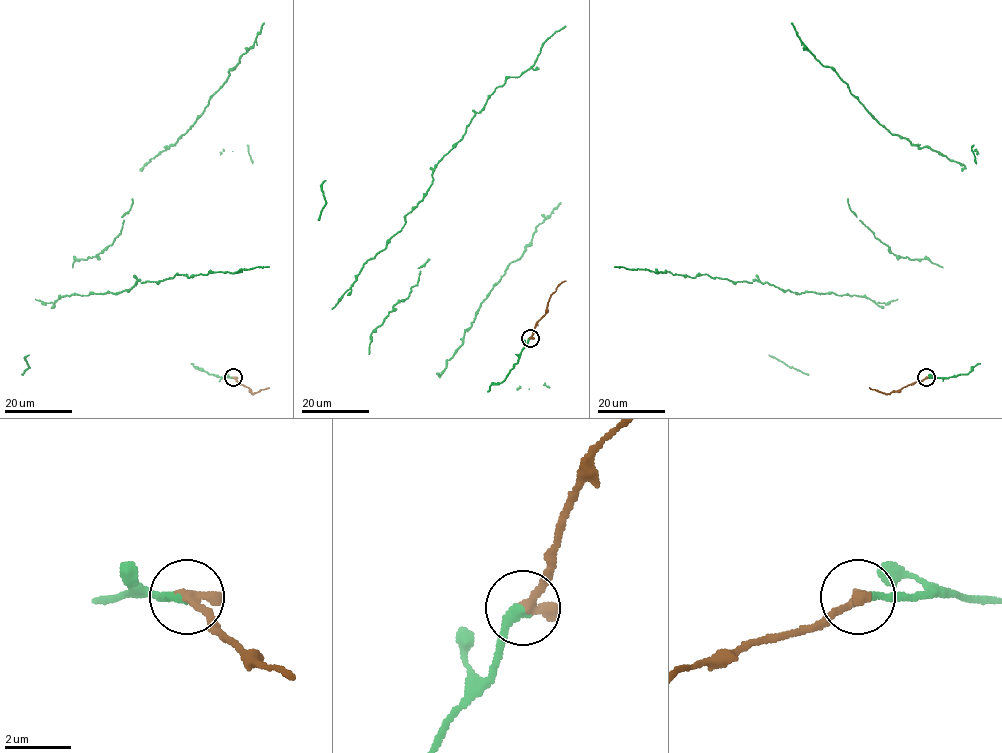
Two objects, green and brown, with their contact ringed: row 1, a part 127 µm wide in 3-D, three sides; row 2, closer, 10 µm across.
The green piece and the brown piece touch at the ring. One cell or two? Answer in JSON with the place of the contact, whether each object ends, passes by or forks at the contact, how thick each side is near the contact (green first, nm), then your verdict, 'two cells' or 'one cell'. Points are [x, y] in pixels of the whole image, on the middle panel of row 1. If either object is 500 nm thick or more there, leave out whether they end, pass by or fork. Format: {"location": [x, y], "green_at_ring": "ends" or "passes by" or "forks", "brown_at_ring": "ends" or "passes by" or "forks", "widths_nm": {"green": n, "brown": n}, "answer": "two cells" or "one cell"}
{"location": [530, 338], "green_at_ring": "ends", "brown_at_ring": "ends", "widths_nm": {"green": 320, "brown": 400}, "answer": "one cell"}

